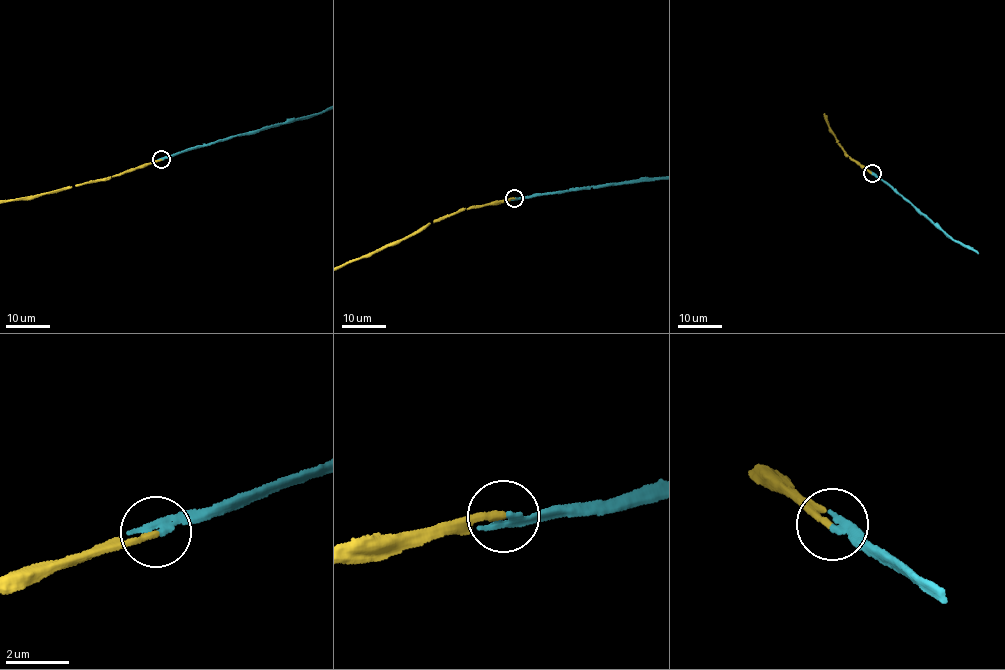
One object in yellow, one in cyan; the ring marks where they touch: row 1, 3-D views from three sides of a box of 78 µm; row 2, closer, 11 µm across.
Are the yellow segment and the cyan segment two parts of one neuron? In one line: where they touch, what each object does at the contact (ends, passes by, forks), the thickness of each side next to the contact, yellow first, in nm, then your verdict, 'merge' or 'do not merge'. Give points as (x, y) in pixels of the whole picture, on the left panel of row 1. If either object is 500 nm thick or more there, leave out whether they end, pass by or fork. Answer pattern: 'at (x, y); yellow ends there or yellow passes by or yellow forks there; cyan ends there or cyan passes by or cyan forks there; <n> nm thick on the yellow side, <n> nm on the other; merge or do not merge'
at (161, 159); yellow ends there; cyan ends there; 200 nm thick on the yellow side, 280 nm on the other; merge

